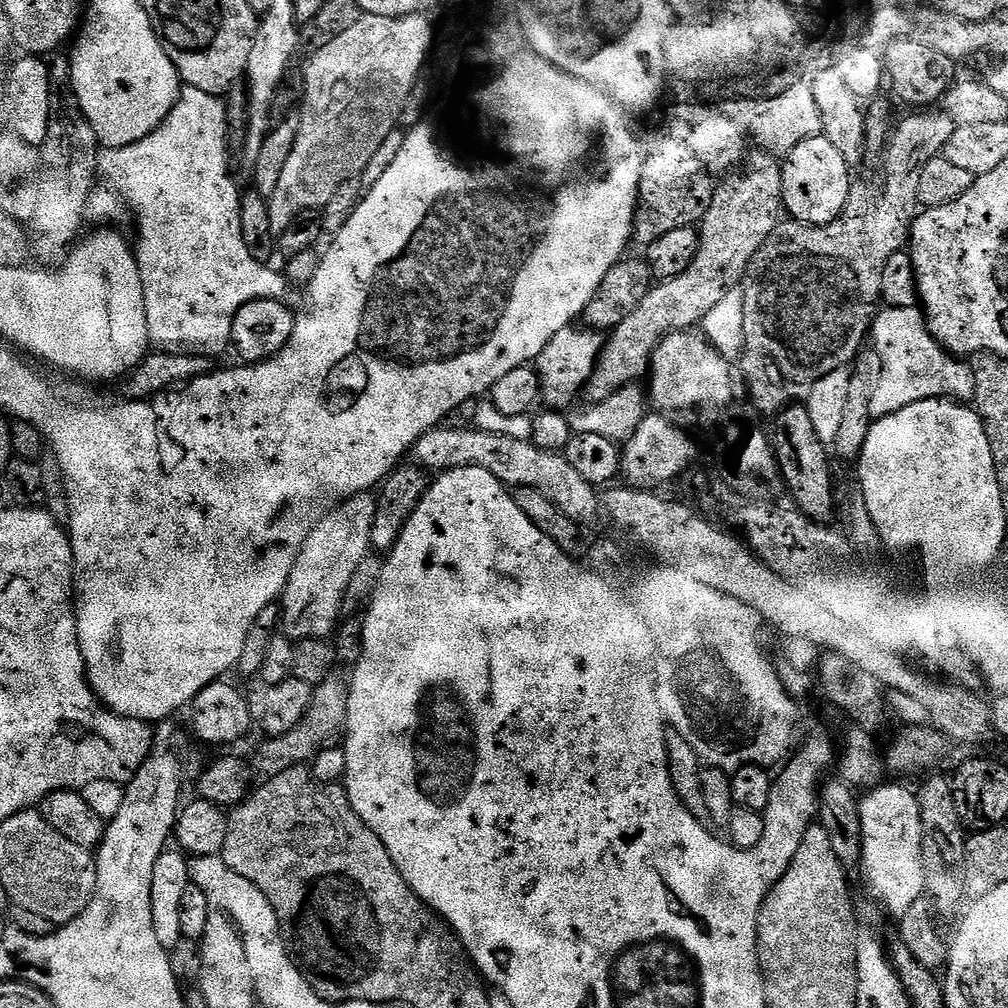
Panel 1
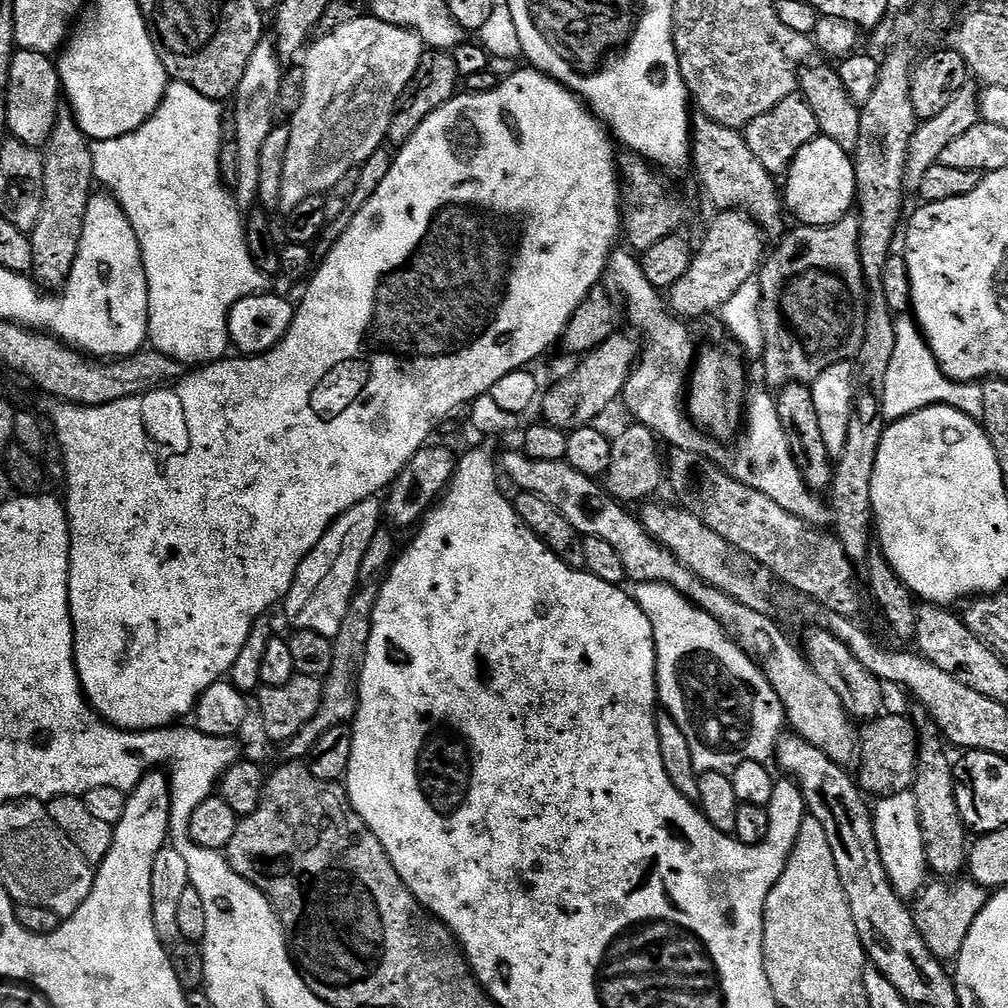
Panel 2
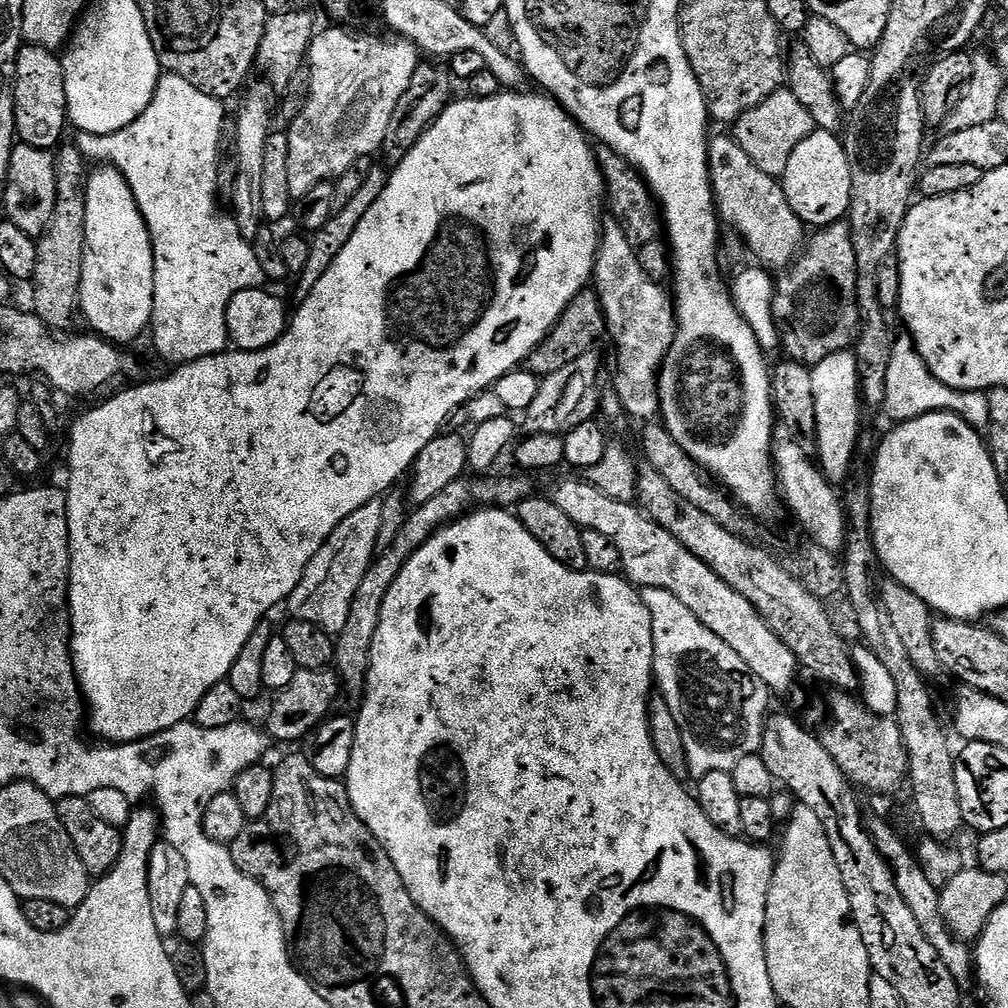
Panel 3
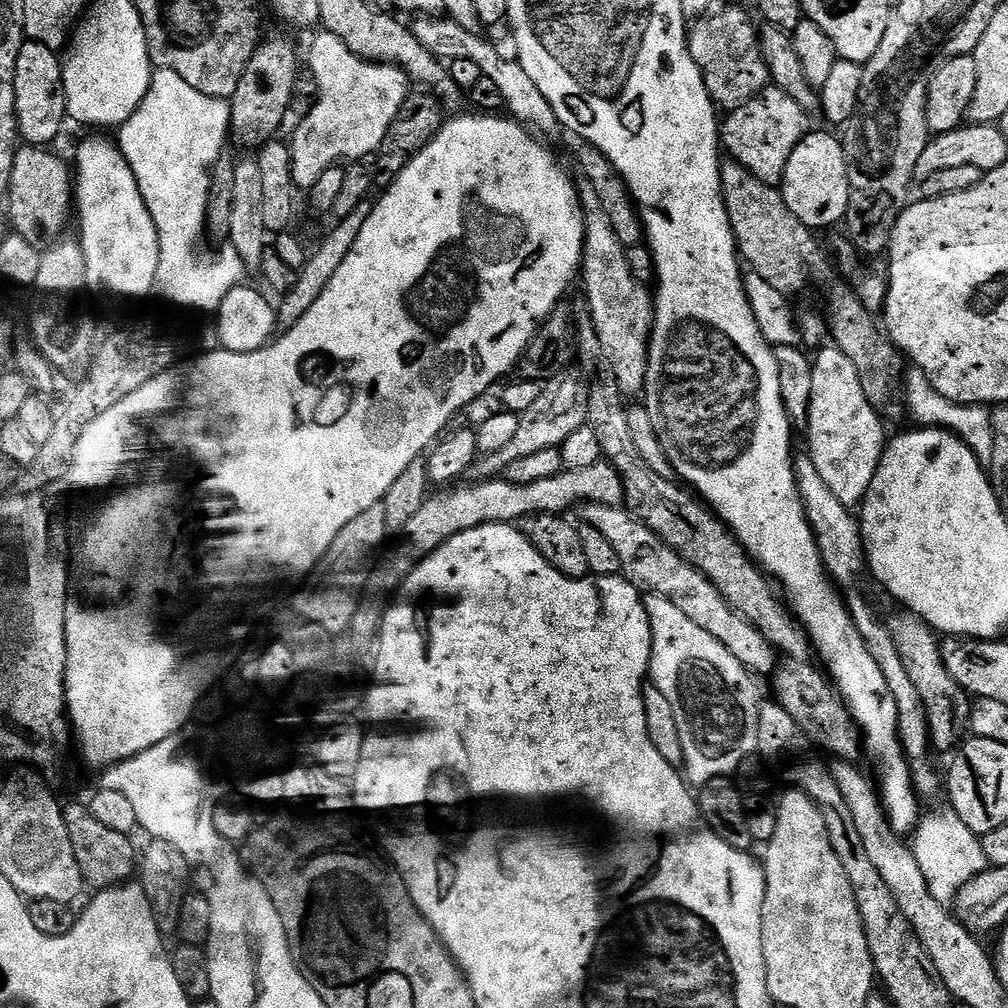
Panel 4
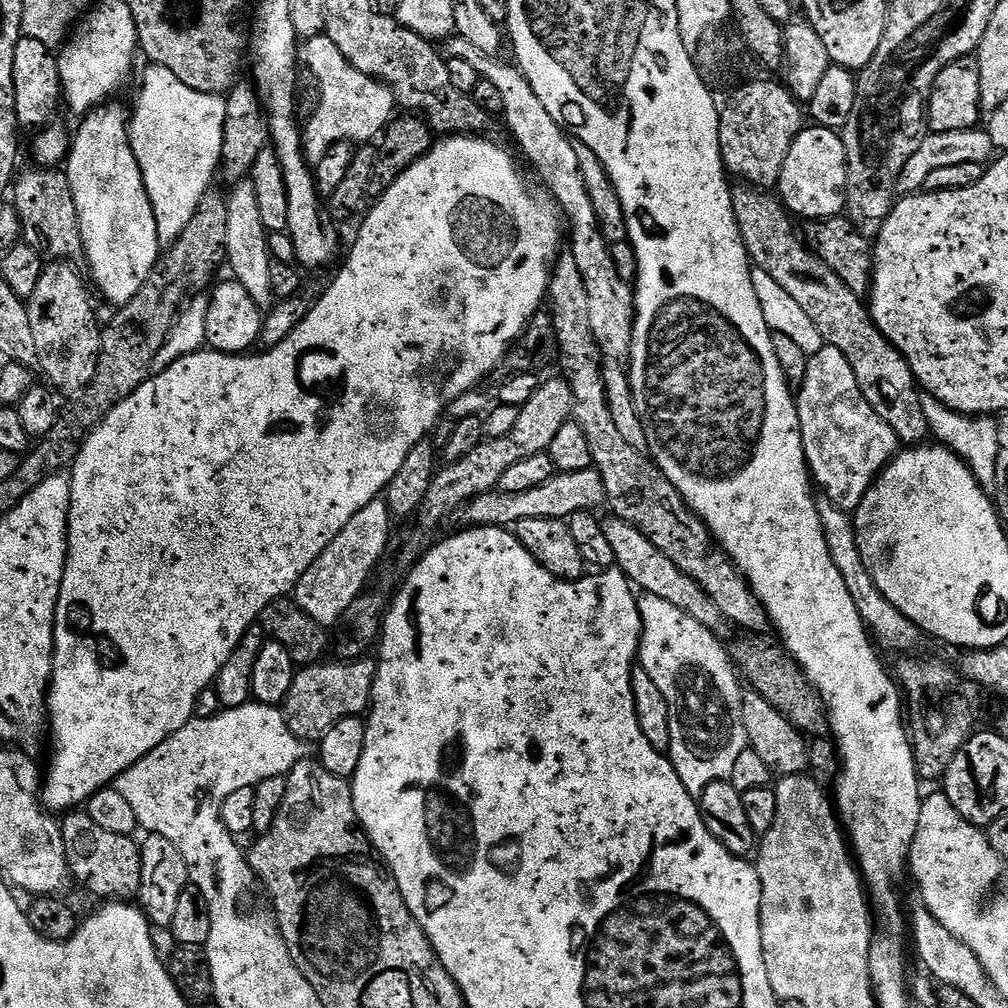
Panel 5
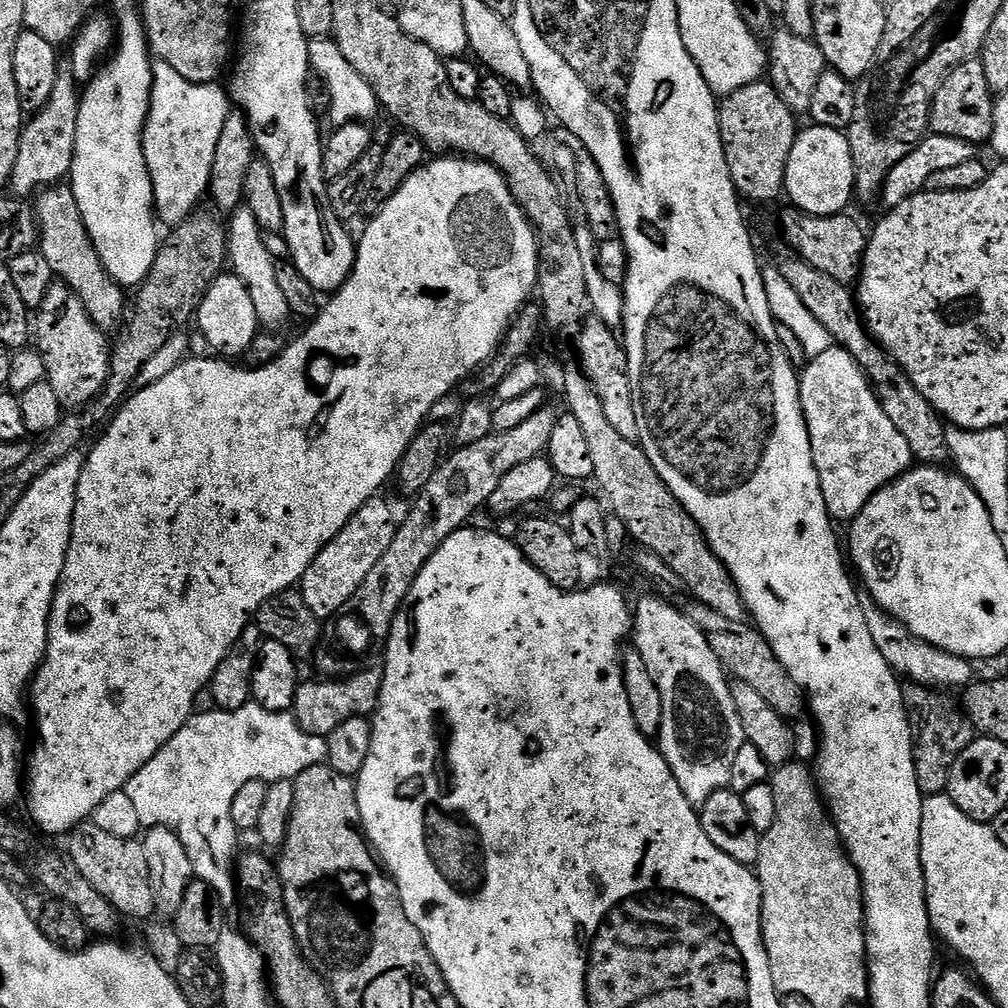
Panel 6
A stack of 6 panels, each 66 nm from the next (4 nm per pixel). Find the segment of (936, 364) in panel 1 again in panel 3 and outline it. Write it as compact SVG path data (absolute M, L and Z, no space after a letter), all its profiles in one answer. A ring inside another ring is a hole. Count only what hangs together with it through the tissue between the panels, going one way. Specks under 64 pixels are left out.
M907 334L897 335L892 345L890 392L891 388L892 396L885 395L883 399L885 398L884 412L892 422L913 420L931 412L953 412L955 416L965 420L970 427L977 430L987 429L990 418L990 402L987 395L983 392L961 392L959 388L951 388L938 382L938 378L930 374L926 362L922 362L916 344Z

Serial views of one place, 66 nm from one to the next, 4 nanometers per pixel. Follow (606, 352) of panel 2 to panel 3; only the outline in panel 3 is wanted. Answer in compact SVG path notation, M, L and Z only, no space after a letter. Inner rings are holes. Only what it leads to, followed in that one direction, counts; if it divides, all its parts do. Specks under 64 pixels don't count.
M595 351L582 354L582 358L570 362L570 366L562 366L562 370L539 381L534 402L530 403L523 417L524 424L522 420L525 433L563 436L565 432L574 430L574 426L582 426L582 422L593 419L599 413L602 388L599 388L600 360L596 355Z

